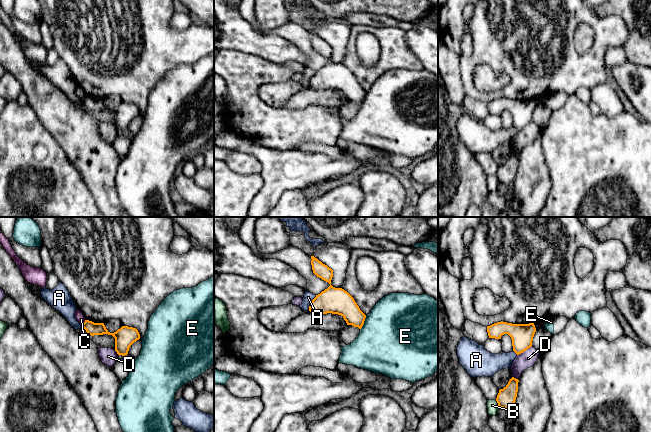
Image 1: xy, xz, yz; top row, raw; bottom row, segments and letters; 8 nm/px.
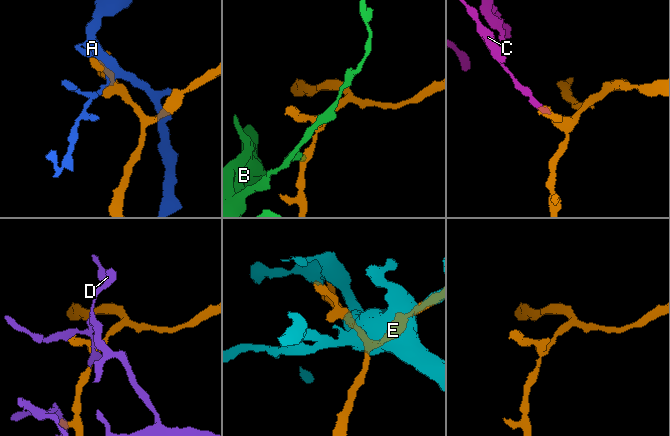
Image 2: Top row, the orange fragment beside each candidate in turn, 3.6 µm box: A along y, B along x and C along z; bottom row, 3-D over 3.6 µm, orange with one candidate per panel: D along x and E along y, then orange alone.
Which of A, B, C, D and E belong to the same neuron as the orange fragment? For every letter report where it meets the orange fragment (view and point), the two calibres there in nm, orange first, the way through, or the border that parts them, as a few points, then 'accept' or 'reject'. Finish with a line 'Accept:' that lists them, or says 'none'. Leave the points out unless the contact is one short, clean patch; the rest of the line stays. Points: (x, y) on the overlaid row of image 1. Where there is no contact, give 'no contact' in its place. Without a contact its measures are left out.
A: xz (310, 303) | 220/80 nm | reject
B: yz (498, 404) | 150/90 nm | along yz (495, 400), (499, 407) | reject
C: xy (84, 322) | 100/70 nm | reject
D: yz (524, 350) | 180/140 nm | reject
E: xz (363, 322) | 200/500 nm | reject
Accept: none

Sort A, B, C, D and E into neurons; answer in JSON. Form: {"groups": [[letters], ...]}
{"groups": [["A"], ["B"], ["C"], ["D"], ["E"]]}

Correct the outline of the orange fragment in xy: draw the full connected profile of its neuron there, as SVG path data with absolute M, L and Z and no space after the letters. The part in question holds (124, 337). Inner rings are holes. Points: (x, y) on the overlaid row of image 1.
M85 320L82 327L86 332L91 335L112 335L115 338L115 351L118 355L125 356L128 354L130 346L140 339L140 334L136 328L122 326L114 333L110 333L104 323L94 323L89 320Z

